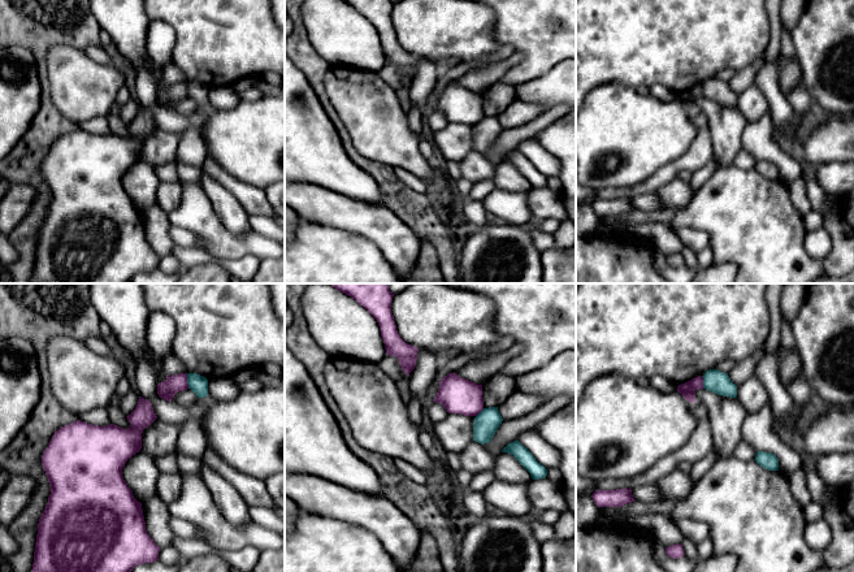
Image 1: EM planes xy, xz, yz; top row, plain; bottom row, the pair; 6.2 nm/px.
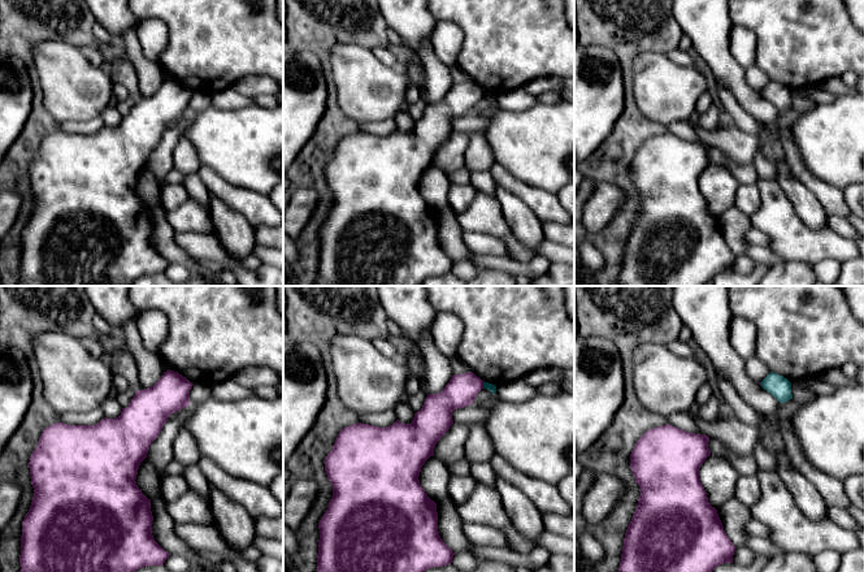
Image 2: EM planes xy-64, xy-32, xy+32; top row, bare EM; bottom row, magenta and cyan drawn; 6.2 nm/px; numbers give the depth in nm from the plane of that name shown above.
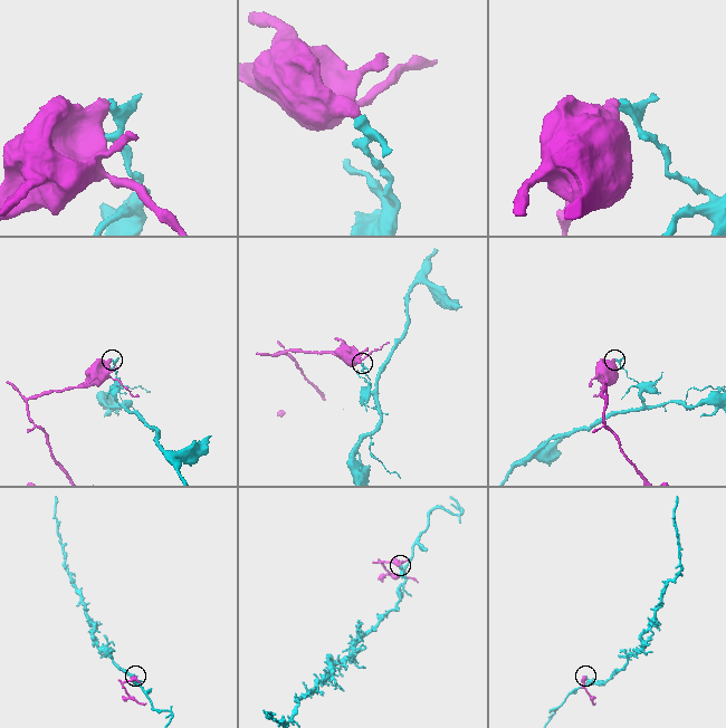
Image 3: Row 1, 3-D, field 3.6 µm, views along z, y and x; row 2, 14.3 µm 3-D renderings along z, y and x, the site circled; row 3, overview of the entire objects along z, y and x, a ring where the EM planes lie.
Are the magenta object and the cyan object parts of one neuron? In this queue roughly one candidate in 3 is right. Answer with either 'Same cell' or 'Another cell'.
Another cell

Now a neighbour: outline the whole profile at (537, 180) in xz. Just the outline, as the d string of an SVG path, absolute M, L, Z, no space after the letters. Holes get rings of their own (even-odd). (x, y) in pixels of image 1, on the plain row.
M517 148L508 152L502 161L508 161L530 182L533 188L545 187L547 178L536 169L532 161L524 156Z

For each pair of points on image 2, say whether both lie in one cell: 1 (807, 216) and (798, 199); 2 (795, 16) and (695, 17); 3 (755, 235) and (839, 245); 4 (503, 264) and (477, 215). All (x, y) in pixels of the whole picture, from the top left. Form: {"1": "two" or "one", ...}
{"1": "one", "2": "two", "3": "two", "4": "two"}

